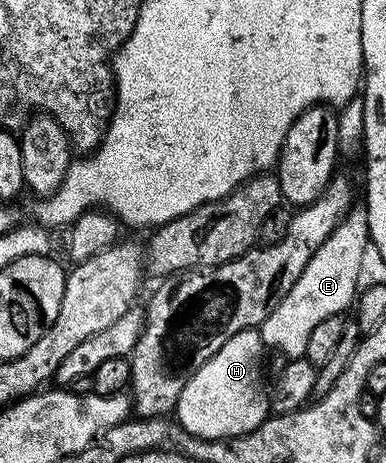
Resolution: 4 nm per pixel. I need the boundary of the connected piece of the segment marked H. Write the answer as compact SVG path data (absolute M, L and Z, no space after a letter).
M248 328L235 334L216 352L183 386L183 394L175 409L176 423L186 428L193 436L204 440L229 440L255 430L266 420L271 412L271 400L267 395L267 384L261 381L261 352L263 345L257 328Z

